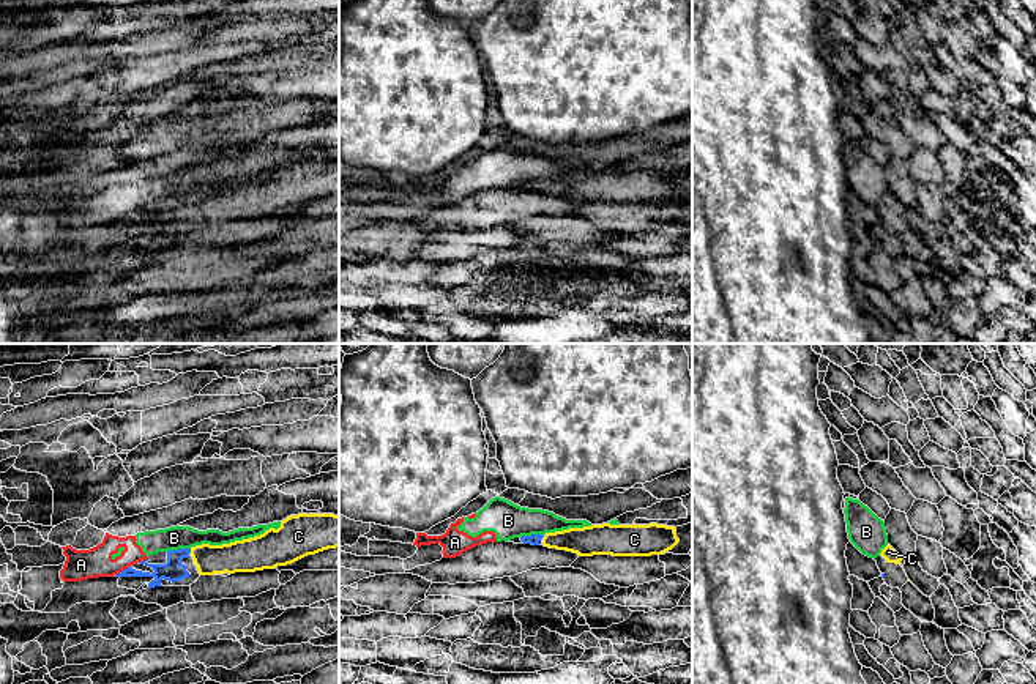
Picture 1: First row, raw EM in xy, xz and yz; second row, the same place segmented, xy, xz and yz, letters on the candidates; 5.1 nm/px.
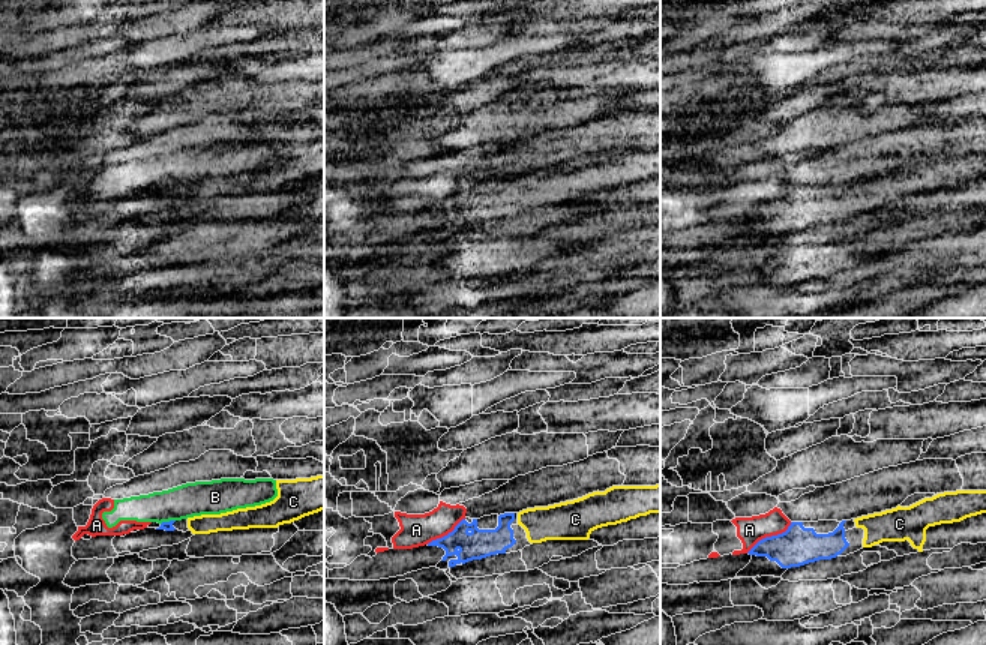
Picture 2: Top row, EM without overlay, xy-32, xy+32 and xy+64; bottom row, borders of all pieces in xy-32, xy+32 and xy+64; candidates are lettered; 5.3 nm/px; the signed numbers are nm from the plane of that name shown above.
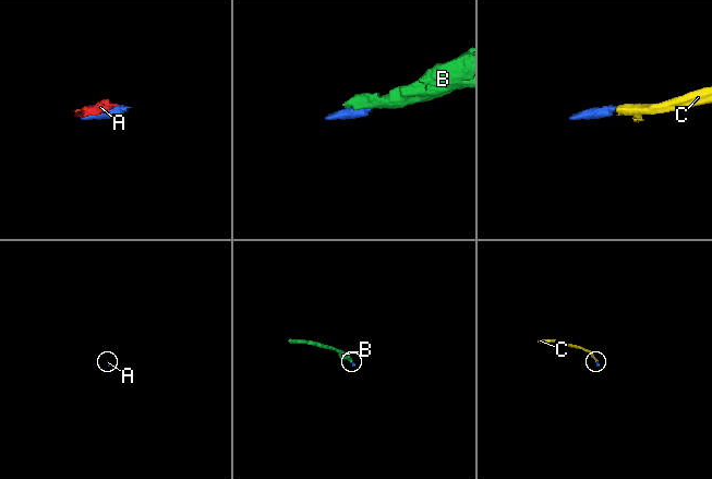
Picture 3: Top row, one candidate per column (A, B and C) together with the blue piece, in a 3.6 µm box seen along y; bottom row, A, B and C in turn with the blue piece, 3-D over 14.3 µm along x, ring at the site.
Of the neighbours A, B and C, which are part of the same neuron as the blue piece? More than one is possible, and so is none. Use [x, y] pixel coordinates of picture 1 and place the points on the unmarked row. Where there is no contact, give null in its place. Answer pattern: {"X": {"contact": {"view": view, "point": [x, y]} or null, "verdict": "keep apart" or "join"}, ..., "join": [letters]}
{"A": {"contact": {"view": "xy", "point": [122, 218]}, "verdict": "keep apart"}, "B": {"contact": {"view": "xy", "point": [180, 196]}, "verdict": "keep apart"}, "C": {"contact": {"view": "xy", "point": [190, 199]}, "verdict": "join"}, "join": ["C"]}

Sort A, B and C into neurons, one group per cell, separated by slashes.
A B / C

